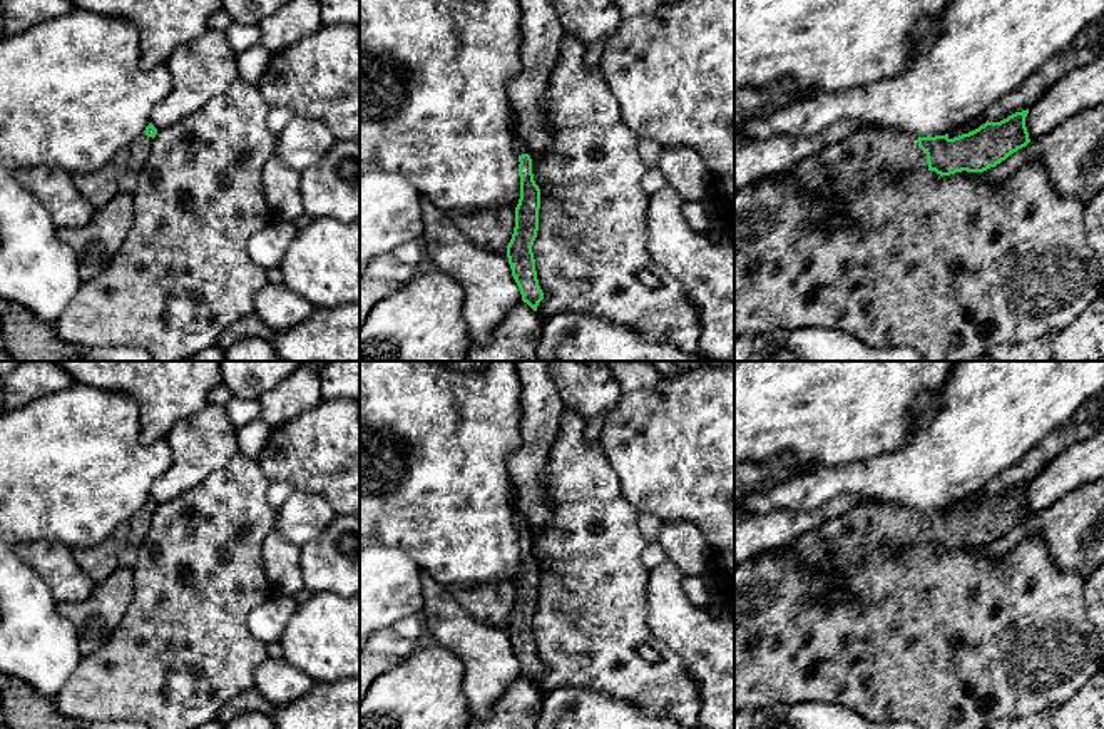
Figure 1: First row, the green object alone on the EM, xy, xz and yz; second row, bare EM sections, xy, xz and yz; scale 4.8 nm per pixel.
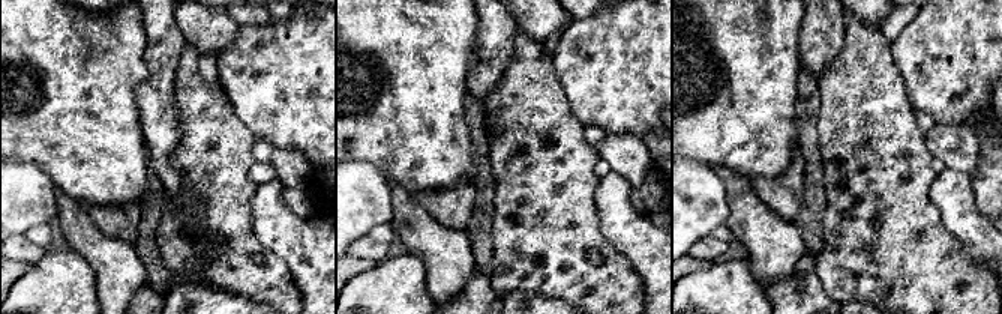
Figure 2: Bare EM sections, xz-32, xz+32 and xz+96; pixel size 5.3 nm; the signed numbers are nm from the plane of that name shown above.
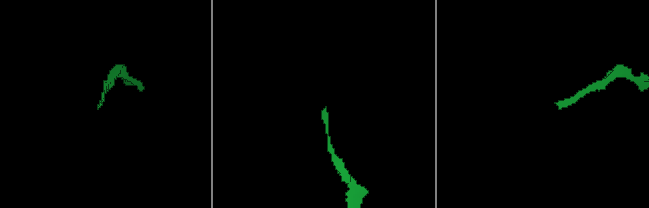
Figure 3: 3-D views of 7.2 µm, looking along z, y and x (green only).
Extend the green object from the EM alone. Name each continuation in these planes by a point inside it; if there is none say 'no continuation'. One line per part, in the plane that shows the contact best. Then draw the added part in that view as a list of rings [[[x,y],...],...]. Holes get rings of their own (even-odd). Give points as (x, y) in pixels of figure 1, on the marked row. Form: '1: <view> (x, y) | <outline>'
1: yz (835, 171) | [[[860,129],[785,174],[763,181],[788,181],[808,197],[825,197],[835,212],[851,191],[871,177],[887,174],[898,179],[927,171],[927,154],[918,147],[918,135],[895,129]]]

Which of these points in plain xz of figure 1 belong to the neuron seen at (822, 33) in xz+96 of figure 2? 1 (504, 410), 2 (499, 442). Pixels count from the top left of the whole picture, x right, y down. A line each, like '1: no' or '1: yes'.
1: no
2: no

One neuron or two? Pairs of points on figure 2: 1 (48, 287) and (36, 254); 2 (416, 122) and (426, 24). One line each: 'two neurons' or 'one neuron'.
1: two neurons
2: one neuron

